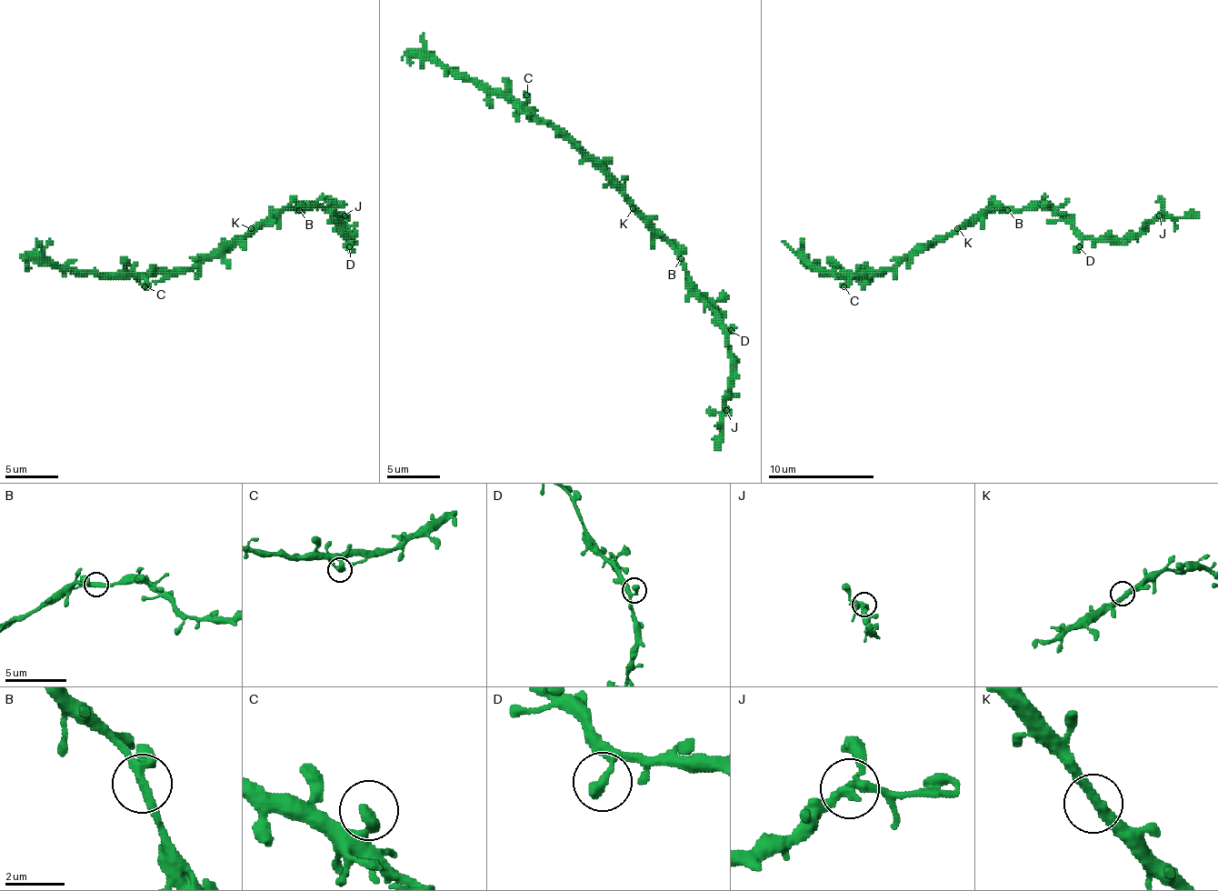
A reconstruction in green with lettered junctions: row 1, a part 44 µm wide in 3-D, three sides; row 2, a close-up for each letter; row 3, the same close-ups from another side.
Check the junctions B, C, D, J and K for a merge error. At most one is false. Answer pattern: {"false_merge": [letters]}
{"false_merge": []}

